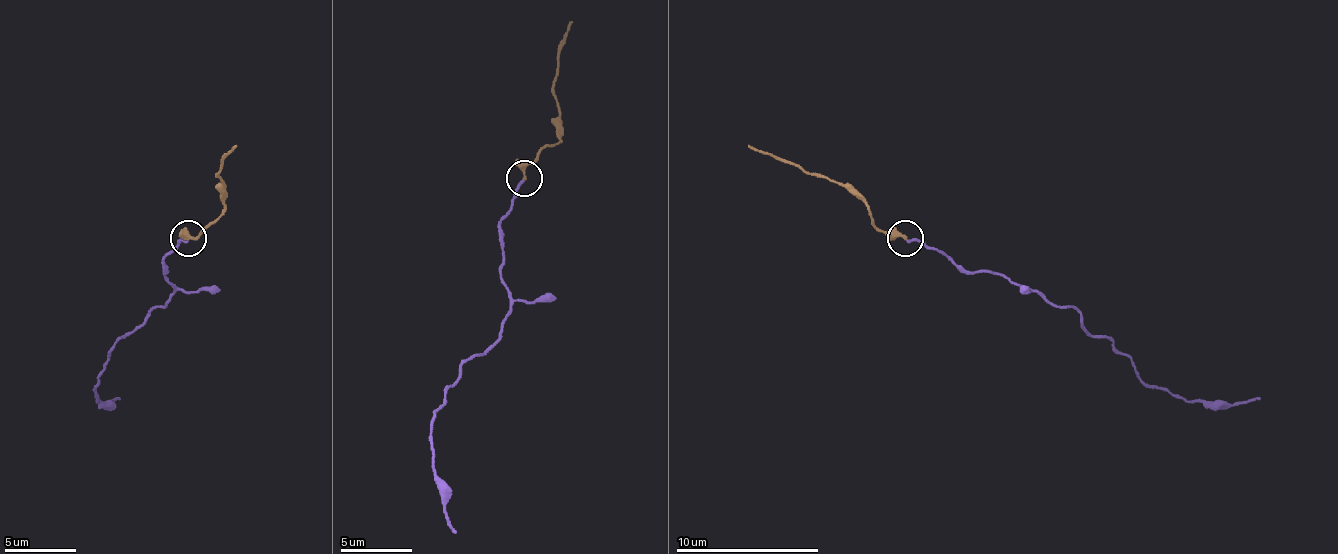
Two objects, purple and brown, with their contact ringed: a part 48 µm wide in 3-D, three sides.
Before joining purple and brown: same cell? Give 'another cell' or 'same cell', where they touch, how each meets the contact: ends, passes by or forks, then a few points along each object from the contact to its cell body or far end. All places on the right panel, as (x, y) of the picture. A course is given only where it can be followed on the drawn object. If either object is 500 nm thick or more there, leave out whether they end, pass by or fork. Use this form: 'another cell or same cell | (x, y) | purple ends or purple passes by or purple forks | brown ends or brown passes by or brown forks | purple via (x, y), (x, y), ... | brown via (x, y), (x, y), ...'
another cell | (905, 238) | purple ends | brown passes by | purple via (906, 239), (1075, 307), (1150, 386), (1204, 401), (1261, 397) | brown via (906, 239), (884, 235), (870, 210), (841, 185), (748, 145)

